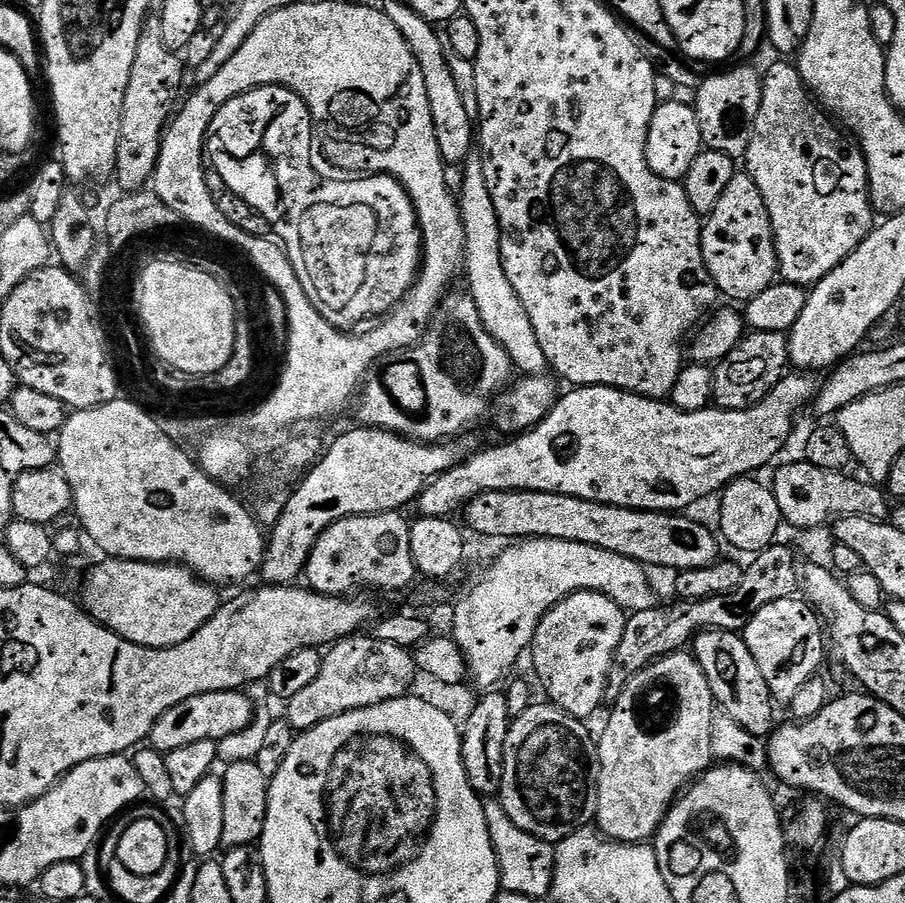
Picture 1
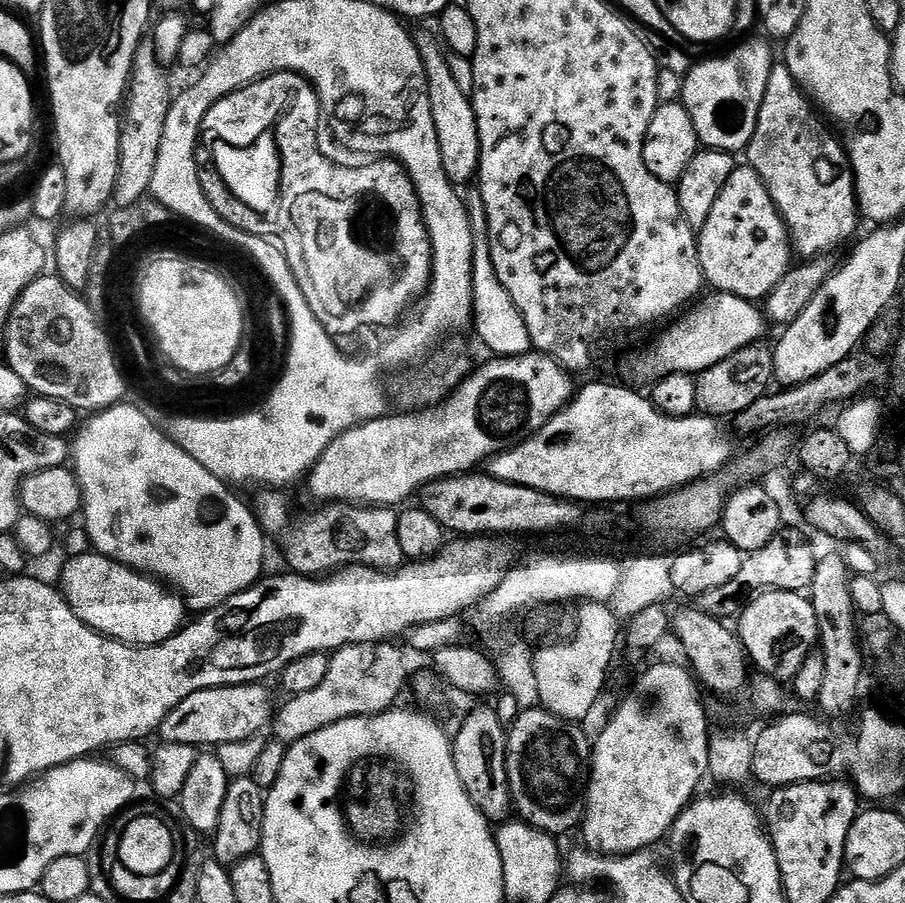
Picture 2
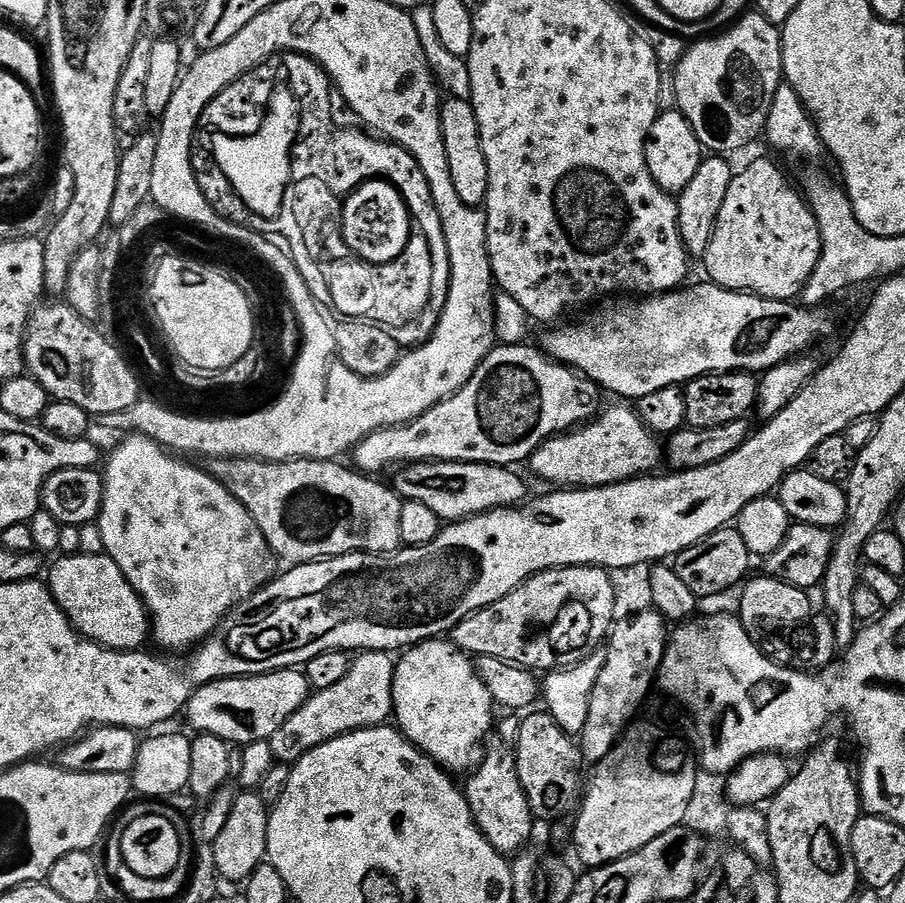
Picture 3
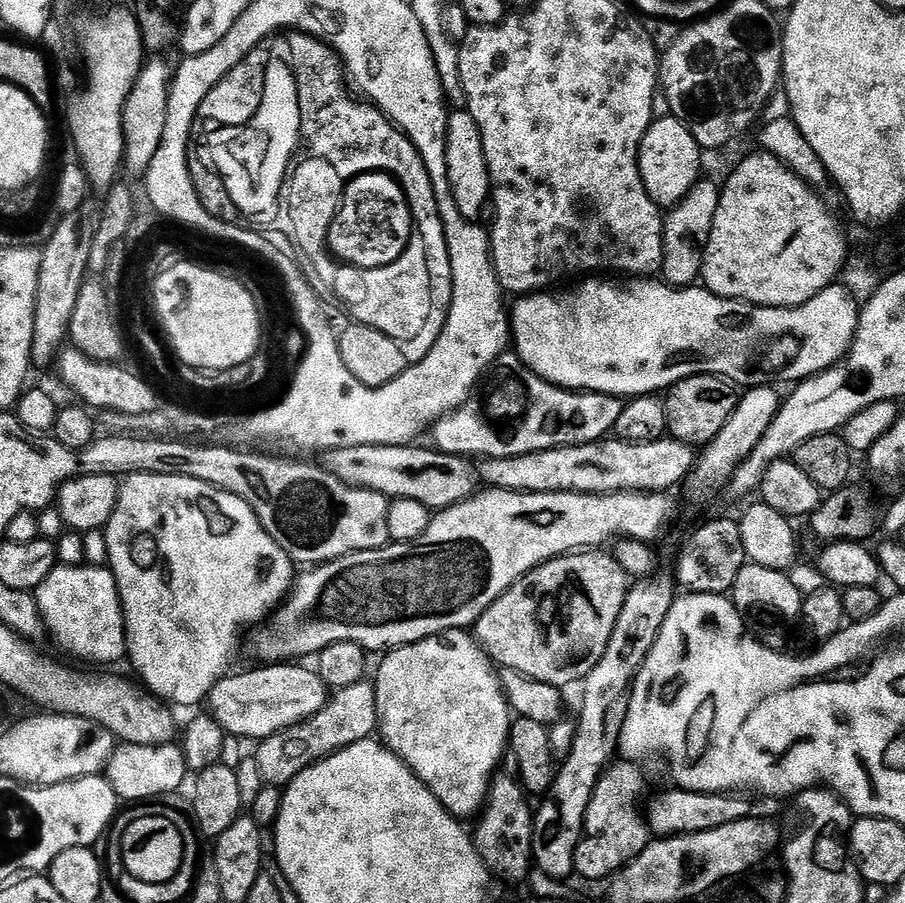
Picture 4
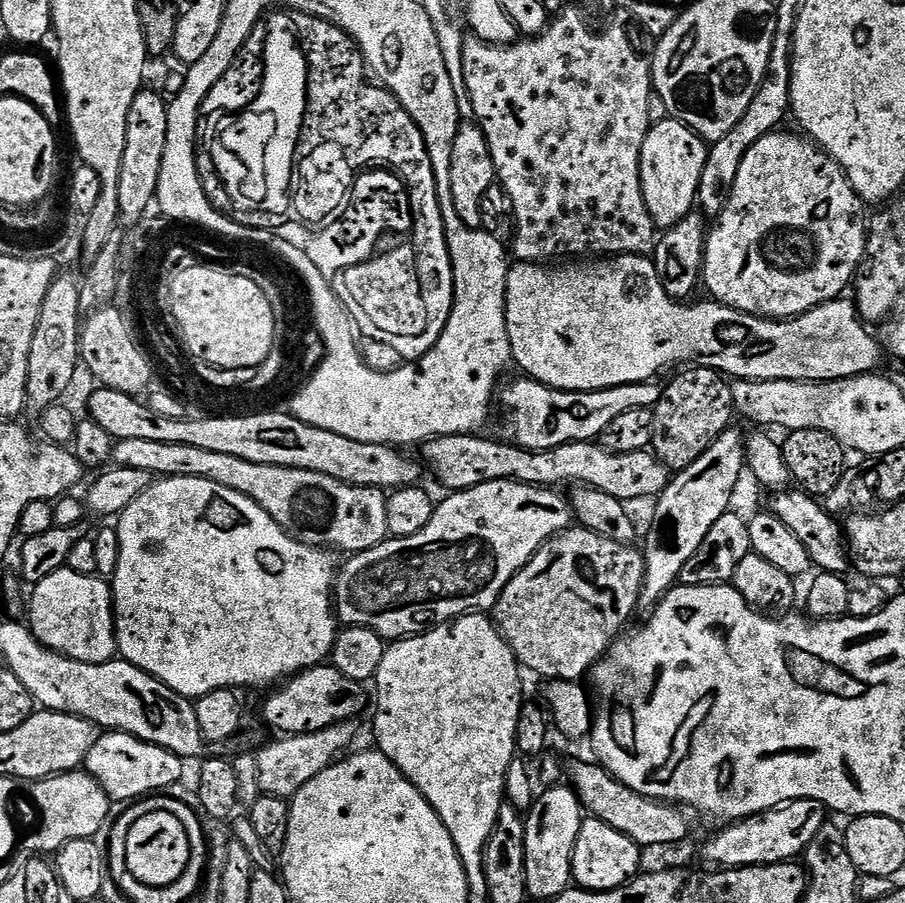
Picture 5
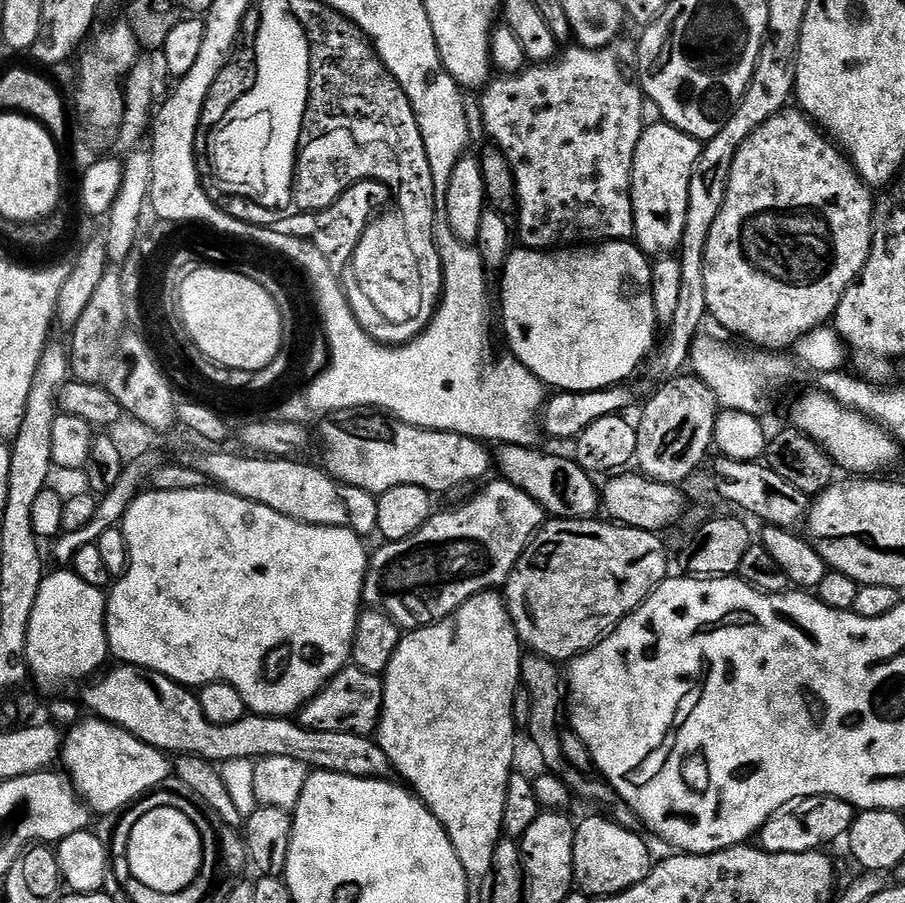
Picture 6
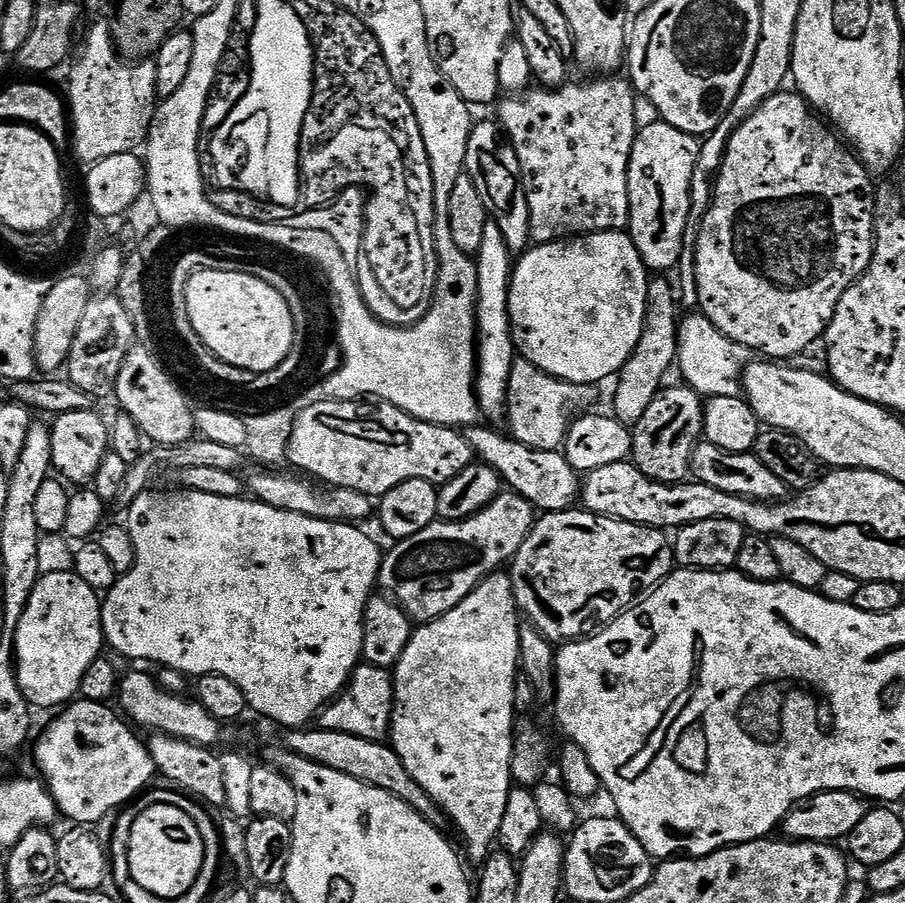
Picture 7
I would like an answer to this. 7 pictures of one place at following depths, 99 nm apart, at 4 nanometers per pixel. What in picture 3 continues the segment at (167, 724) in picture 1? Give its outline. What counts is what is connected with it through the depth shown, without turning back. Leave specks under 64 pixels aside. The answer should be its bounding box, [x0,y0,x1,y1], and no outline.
[186,668,310,746]

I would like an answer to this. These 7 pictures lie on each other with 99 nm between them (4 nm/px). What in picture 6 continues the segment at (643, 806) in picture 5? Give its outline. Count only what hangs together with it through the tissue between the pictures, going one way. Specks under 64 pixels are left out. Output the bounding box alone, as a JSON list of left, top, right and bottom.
[520,654,638,830]

